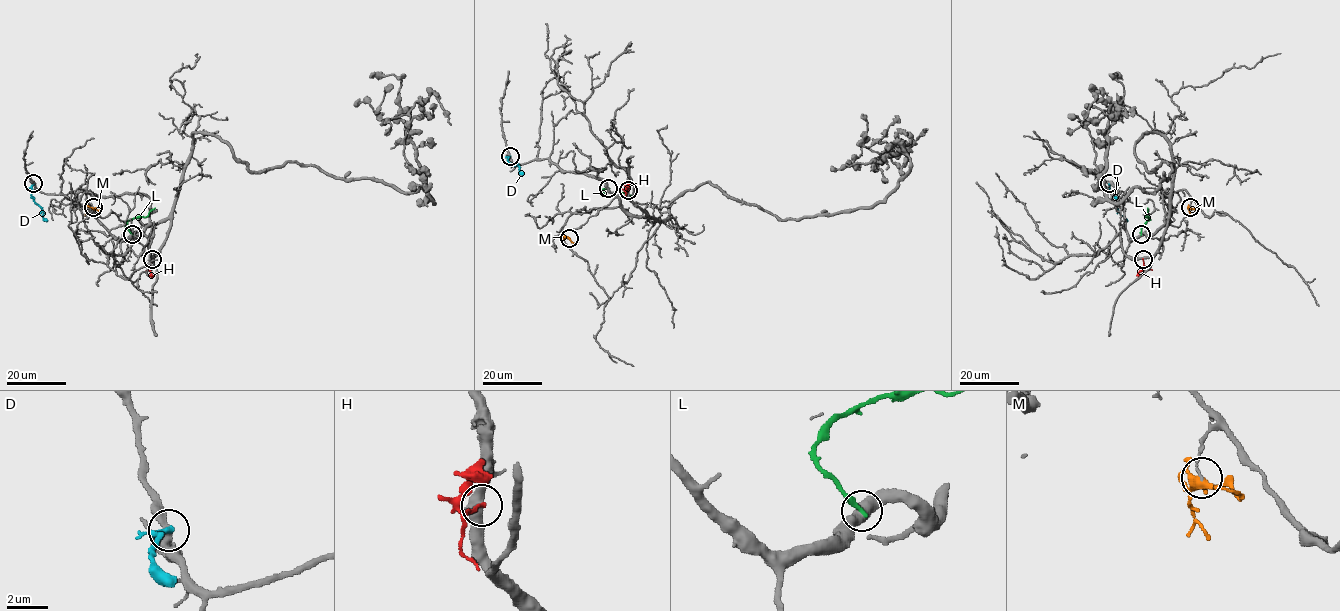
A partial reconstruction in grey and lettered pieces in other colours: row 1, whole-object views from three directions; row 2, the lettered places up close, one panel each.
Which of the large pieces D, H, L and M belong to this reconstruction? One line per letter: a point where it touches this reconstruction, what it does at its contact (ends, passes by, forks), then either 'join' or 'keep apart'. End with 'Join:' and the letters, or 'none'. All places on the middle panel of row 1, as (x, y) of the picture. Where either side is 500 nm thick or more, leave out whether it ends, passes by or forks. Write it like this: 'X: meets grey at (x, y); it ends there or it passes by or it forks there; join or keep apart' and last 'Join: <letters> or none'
D: meets grey at (510, 156); it ends there; keep apart
H: meets grey at (628, 190); keep apart
L: meets grey at (608, 188); keep apart
M: meets grey at (569, 238); it passes by; keep apart
Join: none

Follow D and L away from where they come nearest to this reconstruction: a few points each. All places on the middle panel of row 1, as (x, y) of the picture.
D: (510, 156), (507, 160), (518, 166), (523, 174)
L: (608, 188), (602, 191), (607, 197), (631, 194)

